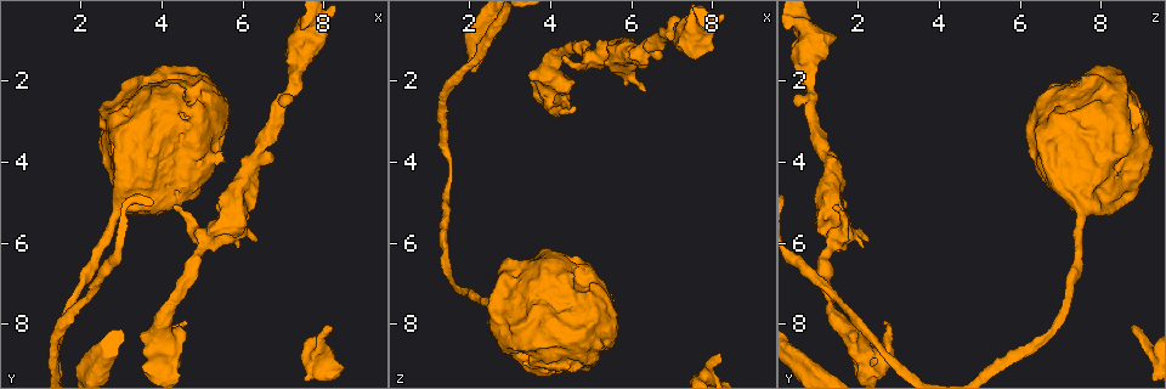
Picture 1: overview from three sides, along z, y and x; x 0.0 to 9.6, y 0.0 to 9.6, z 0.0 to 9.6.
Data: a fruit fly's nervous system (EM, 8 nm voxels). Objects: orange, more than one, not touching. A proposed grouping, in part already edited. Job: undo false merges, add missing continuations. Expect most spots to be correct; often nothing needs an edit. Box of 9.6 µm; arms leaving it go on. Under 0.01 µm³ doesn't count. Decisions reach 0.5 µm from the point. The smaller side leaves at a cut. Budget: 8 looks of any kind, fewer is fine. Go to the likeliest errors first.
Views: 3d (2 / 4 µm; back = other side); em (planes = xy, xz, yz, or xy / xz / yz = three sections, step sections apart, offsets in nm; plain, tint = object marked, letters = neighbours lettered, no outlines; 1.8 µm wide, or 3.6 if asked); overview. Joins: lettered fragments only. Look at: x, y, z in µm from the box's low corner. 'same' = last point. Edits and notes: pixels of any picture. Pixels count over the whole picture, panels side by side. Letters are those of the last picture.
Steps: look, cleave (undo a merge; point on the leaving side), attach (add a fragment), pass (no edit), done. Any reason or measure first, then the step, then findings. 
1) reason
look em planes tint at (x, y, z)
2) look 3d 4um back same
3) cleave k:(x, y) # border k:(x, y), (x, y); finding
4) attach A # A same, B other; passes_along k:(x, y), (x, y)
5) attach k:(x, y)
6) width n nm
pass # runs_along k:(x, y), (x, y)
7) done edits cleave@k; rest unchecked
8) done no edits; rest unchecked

an open end
look 3d 4um at (8.15, 8.00, 8.70)

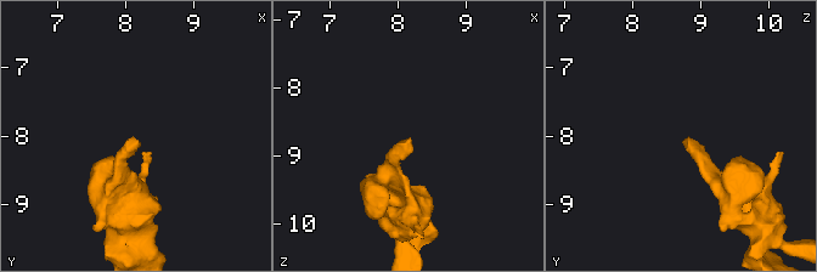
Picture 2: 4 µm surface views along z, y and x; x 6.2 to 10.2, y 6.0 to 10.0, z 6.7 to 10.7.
look em yz step 16 tint at (8.10, 8.00, 8.75)

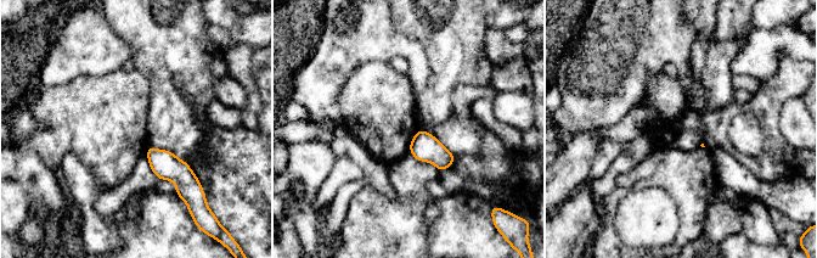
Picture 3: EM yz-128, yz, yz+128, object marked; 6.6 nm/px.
look em planes letters same

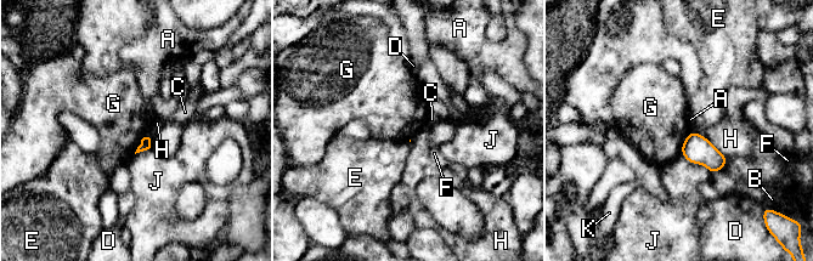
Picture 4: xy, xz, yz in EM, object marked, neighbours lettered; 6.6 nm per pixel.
pass # A other, B other, C other, D other, E other, F other, G other, H other, J other, K other; border 4:(690, 130), (679, 152); no lettered fragment goes on from it

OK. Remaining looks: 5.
abrupt turn
look 3d 4um at (5.70, 5.45, 1.25)

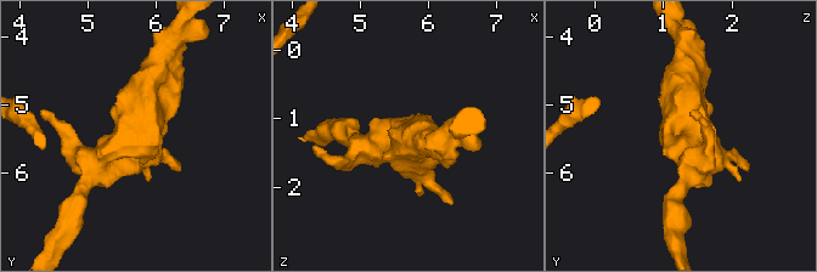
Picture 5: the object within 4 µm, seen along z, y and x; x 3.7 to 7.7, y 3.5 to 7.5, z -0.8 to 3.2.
need the tissue
look em 3.6um yz step 4 letters at (5.65, 5.35, 1.20)

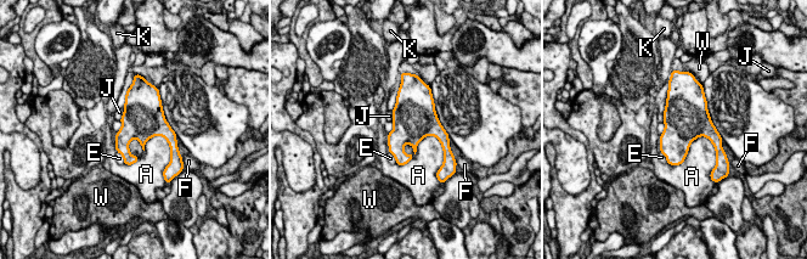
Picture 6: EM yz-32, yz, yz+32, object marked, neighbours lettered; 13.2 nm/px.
width 460 nm; longest_contact A 700 nm
pass # A other, E other, F other, J other, K other, W other; all the same neuron

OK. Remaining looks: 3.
thick turns thin
look em 3.6um planes letters at (3.40, 4.80, 7.50)

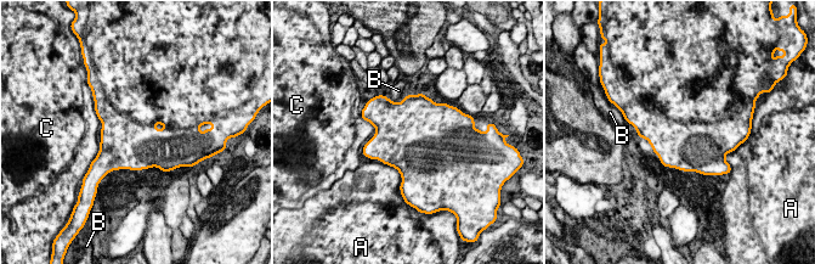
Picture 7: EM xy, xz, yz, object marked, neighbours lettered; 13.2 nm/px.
pass # A other, B other, C other; border 7:(381, 162), (392, 166), (402, 178); all the same neuron

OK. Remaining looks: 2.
stops while still wide
look em planes letters at (6.65, 3.85, 1.45)

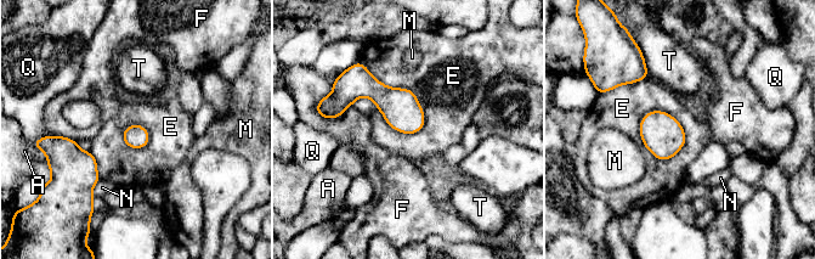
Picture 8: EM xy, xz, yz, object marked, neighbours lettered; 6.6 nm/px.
pass # A other, E other, F other, M other, N other, Q other, T other; border 8:(360, 61), (414, 94), (420, 130); none of them fits

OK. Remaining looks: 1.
done no edits; rest unchecked

